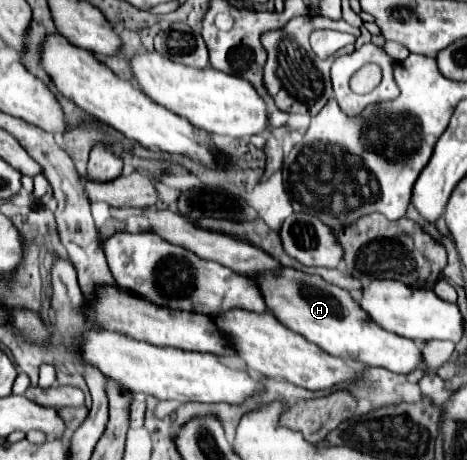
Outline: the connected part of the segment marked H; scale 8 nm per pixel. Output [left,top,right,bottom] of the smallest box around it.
[257,268,425,374]

